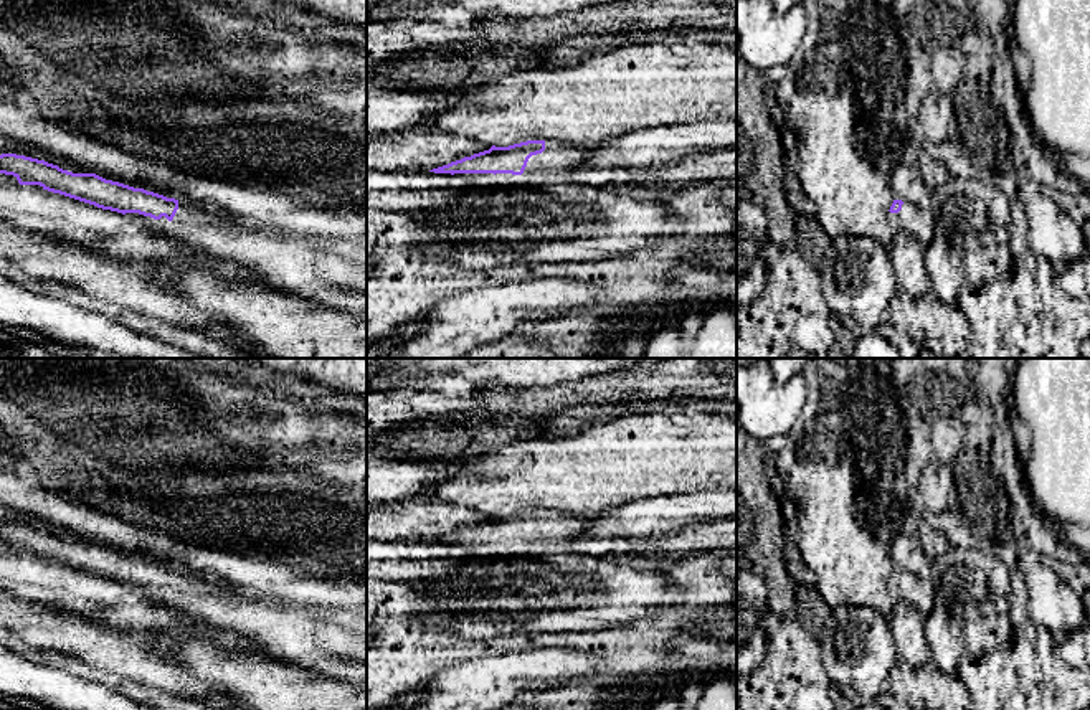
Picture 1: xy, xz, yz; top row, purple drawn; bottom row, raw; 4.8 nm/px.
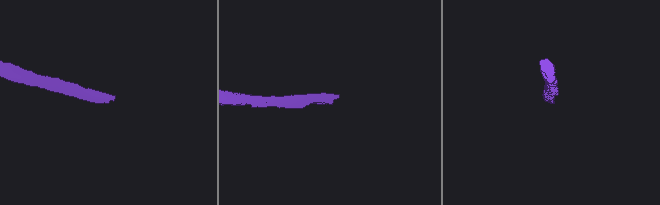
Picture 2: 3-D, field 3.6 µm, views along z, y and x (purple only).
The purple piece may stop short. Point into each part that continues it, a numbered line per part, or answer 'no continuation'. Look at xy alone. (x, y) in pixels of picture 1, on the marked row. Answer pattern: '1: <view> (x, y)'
1: xy (187, 213)

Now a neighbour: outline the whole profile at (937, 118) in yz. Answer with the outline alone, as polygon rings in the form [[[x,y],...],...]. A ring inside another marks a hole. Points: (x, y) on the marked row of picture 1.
[[[931,89],[918,109],[918,124],[931,144],[941,144],[953,137],[958,129],[953,96]]]

